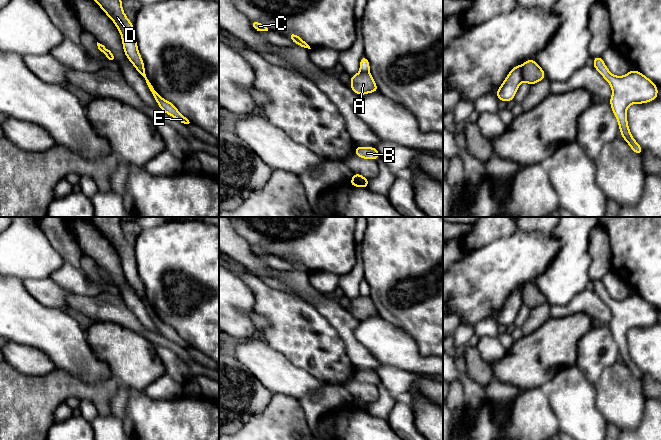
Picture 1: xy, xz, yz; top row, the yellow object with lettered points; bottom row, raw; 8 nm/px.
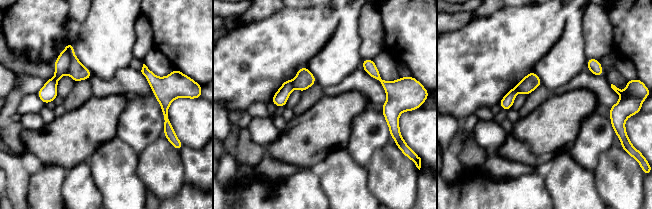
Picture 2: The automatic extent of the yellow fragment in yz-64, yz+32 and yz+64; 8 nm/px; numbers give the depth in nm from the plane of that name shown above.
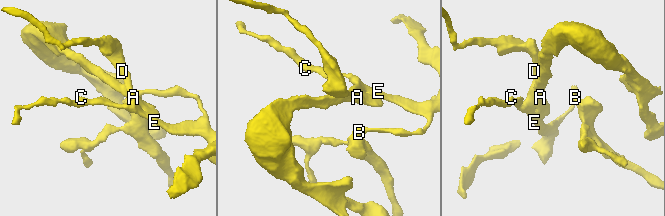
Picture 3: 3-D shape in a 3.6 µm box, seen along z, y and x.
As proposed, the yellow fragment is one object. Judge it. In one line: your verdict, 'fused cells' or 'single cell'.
fused cells

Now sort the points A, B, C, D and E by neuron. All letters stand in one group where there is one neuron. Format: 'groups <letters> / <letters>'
groups A / B C D E

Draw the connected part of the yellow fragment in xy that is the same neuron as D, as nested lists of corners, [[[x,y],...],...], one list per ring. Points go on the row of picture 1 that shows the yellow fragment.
[[[121,0],[94,1],[99,5],[99,7],[117,27],[121,35],[122,46],[125,56],[132,63],[138,73],[142,76],[148,90],[151,92],[160,109],[169,116],[178,120],[179,122],[189,124],[189,120],[182,113],[179,112],[179,110],[172,102],[165,100],[162,96],[159,95],[159,93],[155,90],[153,84],[151,83],[150,79],[146,75],[144,62],[138,51],[133,23],[125,15]]]

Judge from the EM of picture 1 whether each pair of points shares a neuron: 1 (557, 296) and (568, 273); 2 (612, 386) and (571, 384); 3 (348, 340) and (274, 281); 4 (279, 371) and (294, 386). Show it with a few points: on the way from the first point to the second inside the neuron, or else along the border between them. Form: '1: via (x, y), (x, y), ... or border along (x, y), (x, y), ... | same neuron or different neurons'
1: via (559, 290), (559, 285), (564, 279) | same neuron
2: border along (594, 386), (595, 403), (599, 409) | different neurons
3: border along (283, 271), (280, 280), (307, 300) | different neurons
4: via (283, 375), (290, 382) | same neuron

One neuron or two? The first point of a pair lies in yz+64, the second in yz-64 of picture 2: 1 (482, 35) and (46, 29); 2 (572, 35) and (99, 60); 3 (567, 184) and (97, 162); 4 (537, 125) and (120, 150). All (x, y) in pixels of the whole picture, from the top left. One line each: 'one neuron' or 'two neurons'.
1: one neuron
2: one neuron
3: one neuron
4: two neurons

